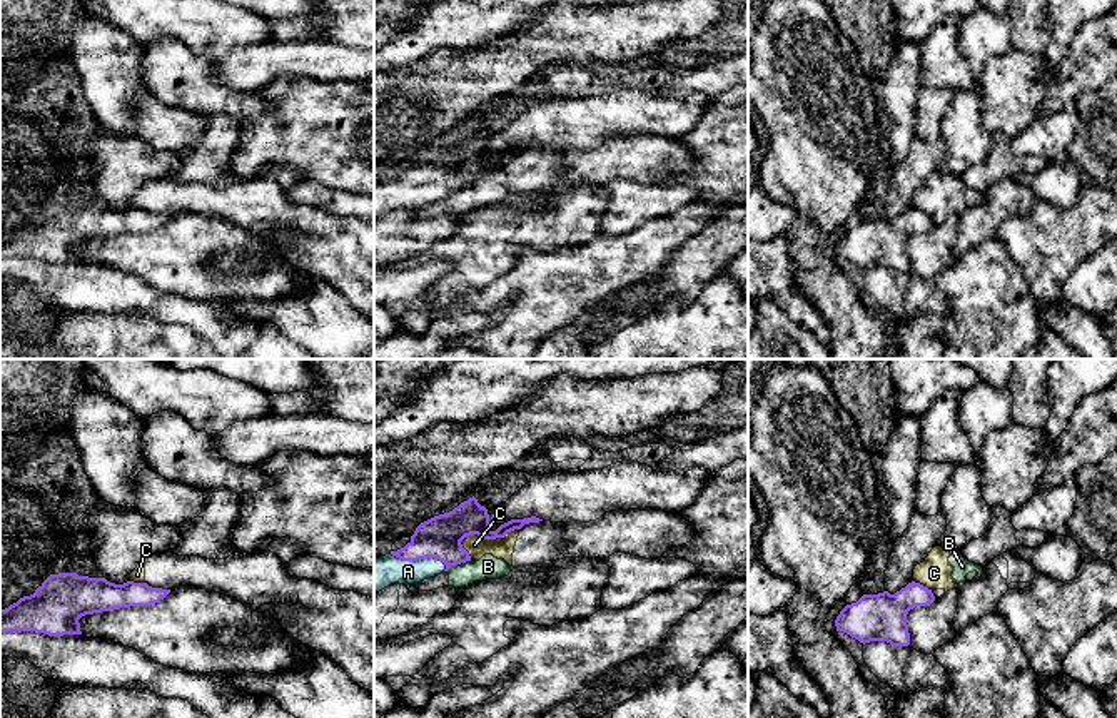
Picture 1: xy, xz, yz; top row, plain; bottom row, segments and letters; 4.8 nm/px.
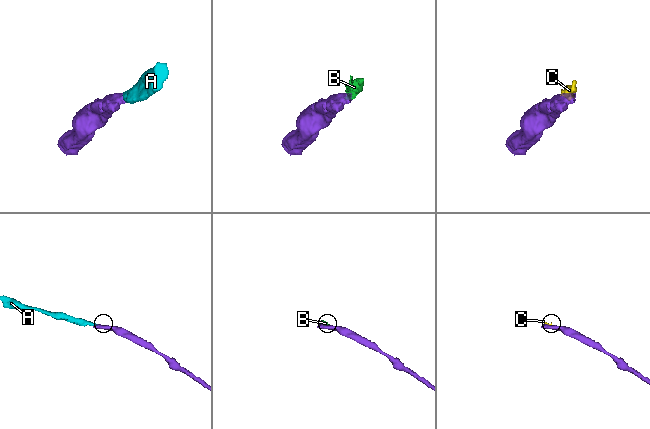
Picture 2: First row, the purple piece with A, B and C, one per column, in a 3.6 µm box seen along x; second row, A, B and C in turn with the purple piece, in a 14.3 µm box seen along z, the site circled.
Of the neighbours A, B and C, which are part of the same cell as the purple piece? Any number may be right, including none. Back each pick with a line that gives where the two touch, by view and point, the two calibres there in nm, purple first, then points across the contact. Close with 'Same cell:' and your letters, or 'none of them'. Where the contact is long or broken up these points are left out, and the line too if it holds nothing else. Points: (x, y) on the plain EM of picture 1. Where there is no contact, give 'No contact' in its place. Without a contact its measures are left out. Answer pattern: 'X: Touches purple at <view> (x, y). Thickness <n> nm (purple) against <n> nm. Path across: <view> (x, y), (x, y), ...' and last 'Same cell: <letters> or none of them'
A: Touches purple at xz (419, 184). Thickness 200 nm (purple) against 160 nm. Path across: xz (439, 164), (419, 184), (411, 191), (374, 199)
Same cell: A

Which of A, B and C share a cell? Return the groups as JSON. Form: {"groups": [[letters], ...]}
{"groups": [["A"], ["B", "C"]]}

